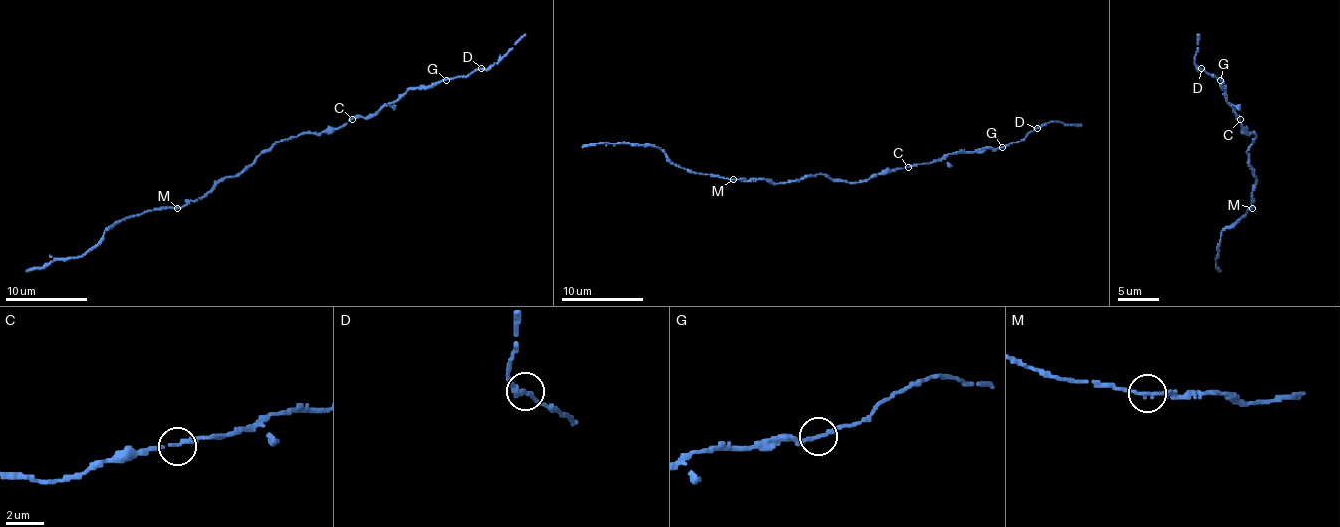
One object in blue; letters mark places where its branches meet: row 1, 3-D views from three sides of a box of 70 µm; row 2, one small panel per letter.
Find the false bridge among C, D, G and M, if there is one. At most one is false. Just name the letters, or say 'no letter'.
no letter

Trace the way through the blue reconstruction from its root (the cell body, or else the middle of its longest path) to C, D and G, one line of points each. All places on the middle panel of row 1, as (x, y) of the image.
C: (830, 178), (867, 182), (877, 173), (908, 167)
D: (830, 178), (867, 182), (877, 173), (933, 163), (949, 153), (1006, 147), (1037, 128)
G: (830, 178), (867, 182), (877, 173), (918, 163), (933, 163), (949, 153), (1002, 147)

